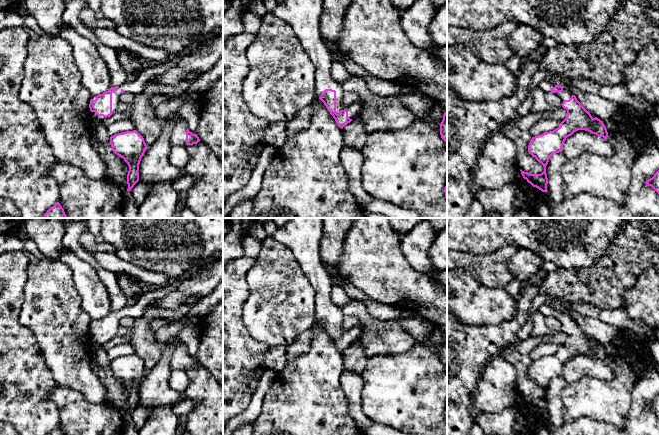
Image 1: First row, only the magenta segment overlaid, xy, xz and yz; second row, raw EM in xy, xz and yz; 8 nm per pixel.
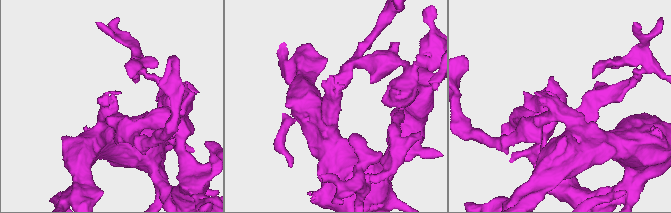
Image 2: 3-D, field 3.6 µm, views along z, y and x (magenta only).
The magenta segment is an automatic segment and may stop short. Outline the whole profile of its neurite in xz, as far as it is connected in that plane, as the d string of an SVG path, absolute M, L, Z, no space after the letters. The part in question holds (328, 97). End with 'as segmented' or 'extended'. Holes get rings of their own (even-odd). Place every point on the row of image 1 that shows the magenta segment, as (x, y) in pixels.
M285 0L271 12L286 21L299 38L316 67L315 97L319 98L337 125L342 129L361 111L360 98L351 105L343 104L342 84L331 76L331 65L336 57L331 45L320 32L322 0Z | extended

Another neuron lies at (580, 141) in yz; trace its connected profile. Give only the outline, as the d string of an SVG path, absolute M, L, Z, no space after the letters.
M578 130L566 138L562 147L562 153L568 159L572 159L583 152L611 156L613 149L607 139L585 130Z

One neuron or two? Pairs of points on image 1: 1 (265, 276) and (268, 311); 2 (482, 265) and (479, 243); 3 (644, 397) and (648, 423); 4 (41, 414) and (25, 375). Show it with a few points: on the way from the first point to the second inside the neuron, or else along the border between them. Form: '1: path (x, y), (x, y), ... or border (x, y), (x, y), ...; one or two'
1: path (265, 285), (266, 302); one
2: border (503, 247), (486, 253), (457, 251); two
3: path (641, 403), (642, 417); one
4: path (34, 404), (34, 394), (26, 385); one

